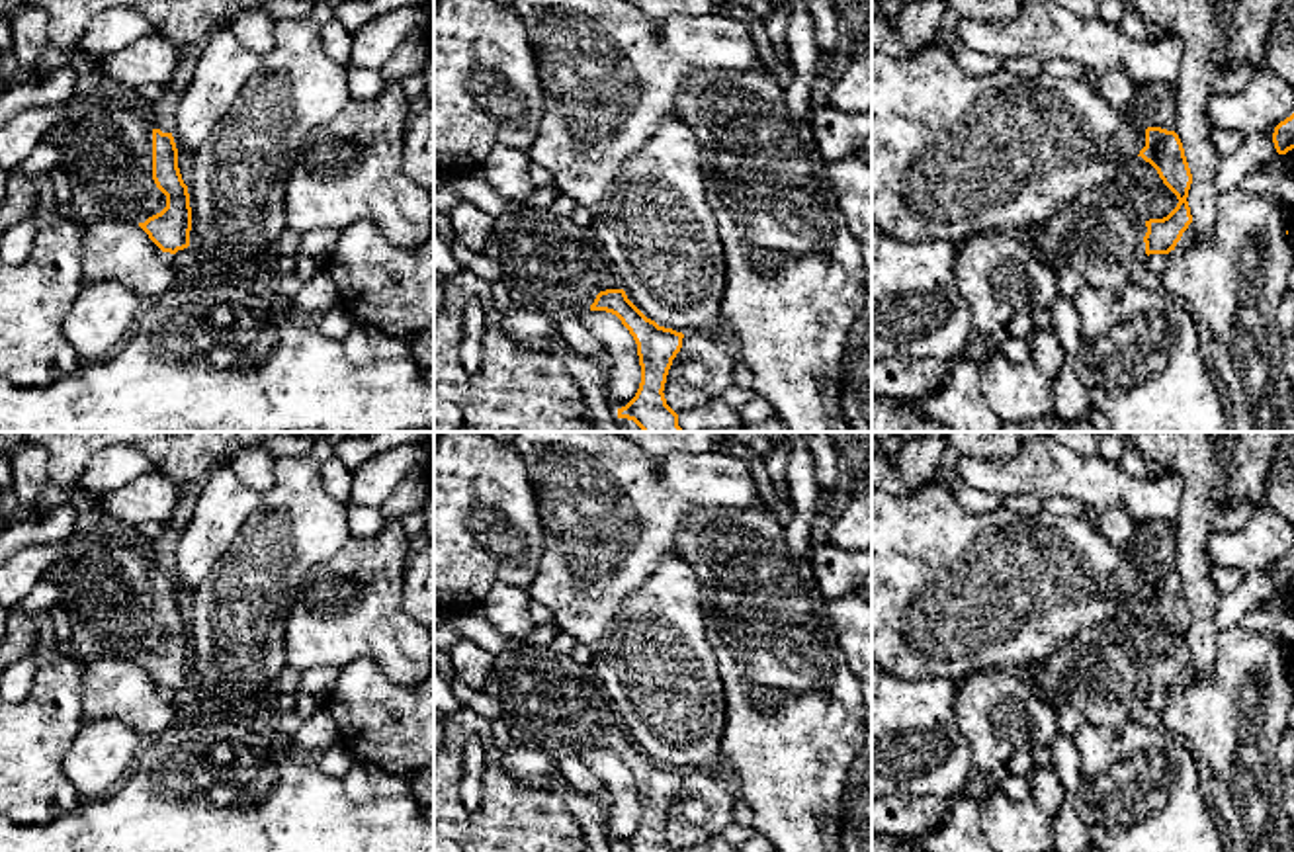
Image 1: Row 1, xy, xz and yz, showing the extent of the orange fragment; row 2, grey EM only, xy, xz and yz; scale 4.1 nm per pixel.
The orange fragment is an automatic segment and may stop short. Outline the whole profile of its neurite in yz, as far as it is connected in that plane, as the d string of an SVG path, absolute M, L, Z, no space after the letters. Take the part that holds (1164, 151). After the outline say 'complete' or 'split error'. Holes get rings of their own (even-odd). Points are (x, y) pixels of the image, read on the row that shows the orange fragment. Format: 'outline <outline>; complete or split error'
outline M1147 127L1145 147L1136 158L1122 166L1114 184L1118 188L1120 201L1134 219L1136 229L1143 234L1145 254L1169 254L1175 250L1183 233L1192 223L1186 201L1192 174L1179 135L1161 127Z; split error

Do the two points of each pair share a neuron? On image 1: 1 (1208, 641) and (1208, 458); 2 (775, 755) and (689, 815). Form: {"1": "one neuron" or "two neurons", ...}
{"1": "one neuron", "2": "two neurons"}

